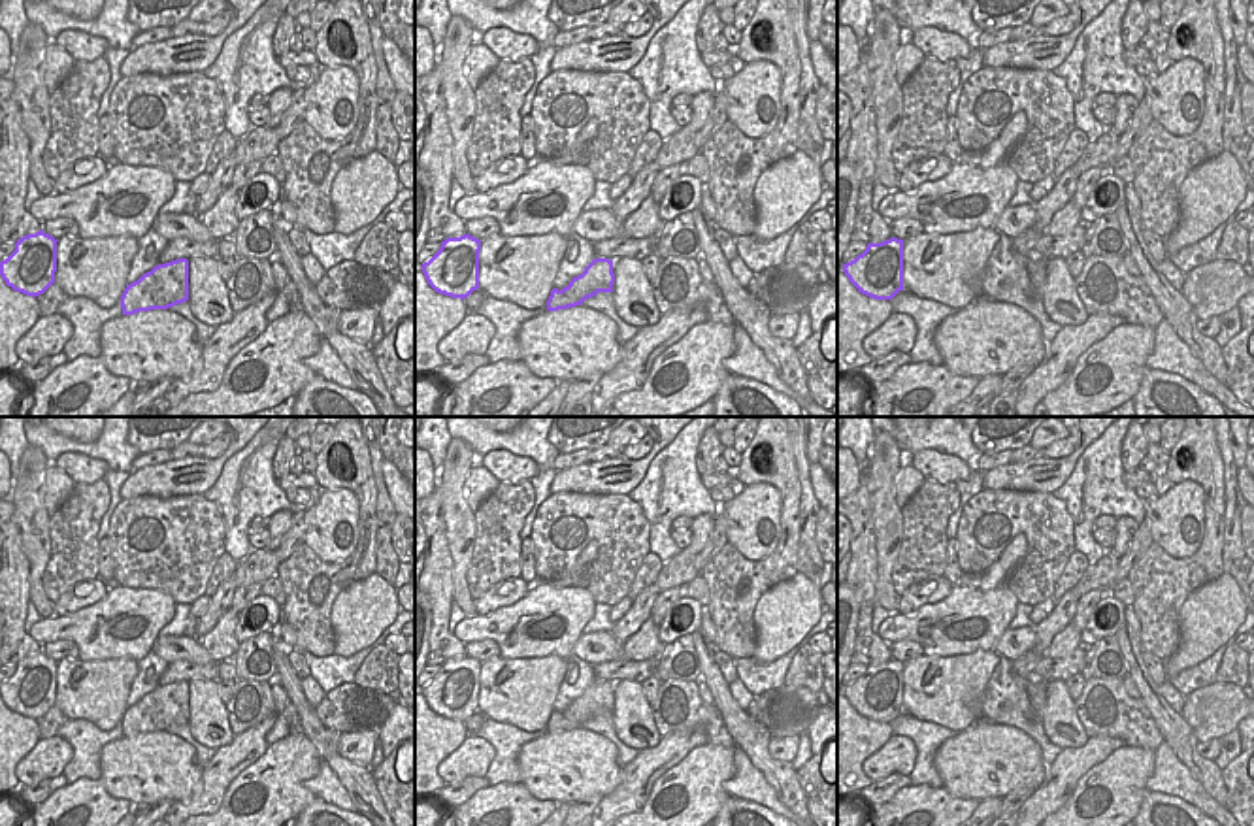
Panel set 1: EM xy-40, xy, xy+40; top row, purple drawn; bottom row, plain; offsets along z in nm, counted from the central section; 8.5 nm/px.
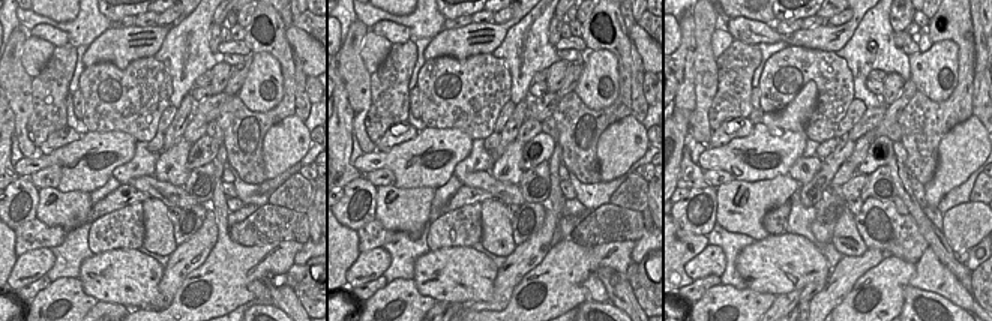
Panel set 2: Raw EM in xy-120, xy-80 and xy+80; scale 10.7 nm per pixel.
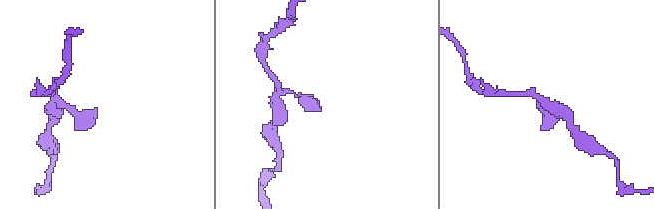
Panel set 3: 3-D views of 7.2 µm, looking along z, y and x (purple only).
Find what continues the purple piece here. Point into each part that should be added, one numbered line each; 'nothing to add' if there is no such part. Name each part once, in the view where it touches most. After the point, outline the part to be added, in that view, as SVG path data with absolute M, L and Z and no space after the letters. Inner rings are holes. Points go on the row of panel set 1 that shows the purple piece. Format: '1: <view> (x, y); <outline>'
nothing to add

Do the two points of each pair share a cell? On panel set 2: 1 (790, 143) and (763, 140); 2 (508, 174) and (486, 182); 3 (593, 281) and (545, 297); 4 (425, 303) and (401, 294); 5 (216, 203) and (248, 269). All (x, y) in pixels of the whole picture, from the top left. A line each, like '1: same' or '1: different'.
1: same
2: different
3: different
4: same
5: same

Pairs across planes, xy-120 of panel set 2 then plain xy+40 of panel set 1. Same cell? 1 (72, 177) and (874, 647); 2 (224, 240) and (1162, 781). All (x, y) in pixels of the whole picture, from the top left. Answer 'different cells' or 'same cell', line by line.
1: different cells
2: different cells

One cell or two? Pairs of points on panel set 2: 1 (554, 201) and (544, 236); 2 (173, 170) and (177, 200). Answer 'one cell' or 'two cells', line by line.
1: two cells
2: two cells

